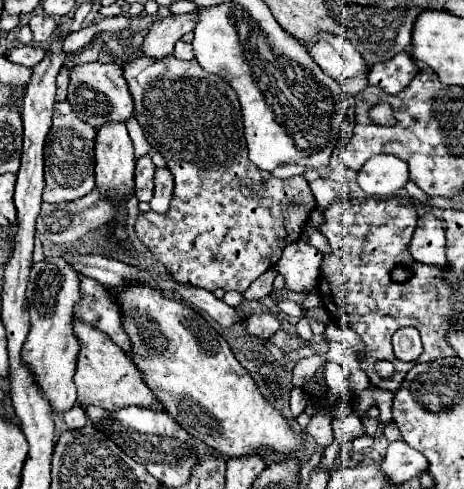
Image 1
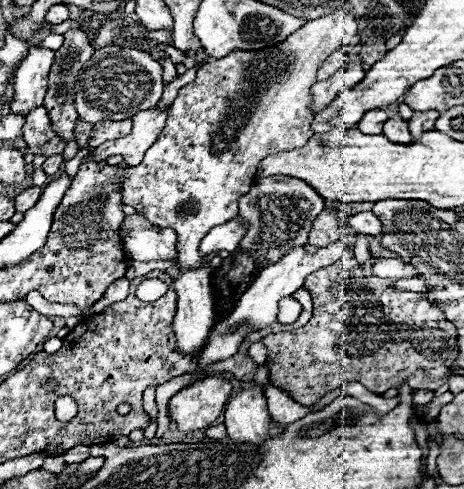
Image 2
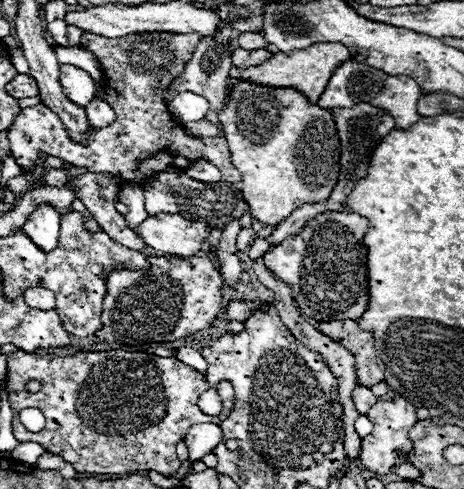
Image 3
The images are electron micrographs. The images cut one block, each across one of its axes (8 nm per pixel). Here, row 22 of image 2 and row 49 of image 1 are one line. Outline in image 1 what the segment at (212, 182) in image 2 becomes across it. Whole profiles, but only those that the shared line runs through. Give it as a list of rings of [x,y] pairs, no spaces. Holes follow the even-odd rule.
[[[320,32],[318,40],[314,44],[308,44],[306,50],[312,56],[312,60],[324,70],[324,74],[332,76],[342,84],[352,76],[368,72],[360,52],[344,36]]]

